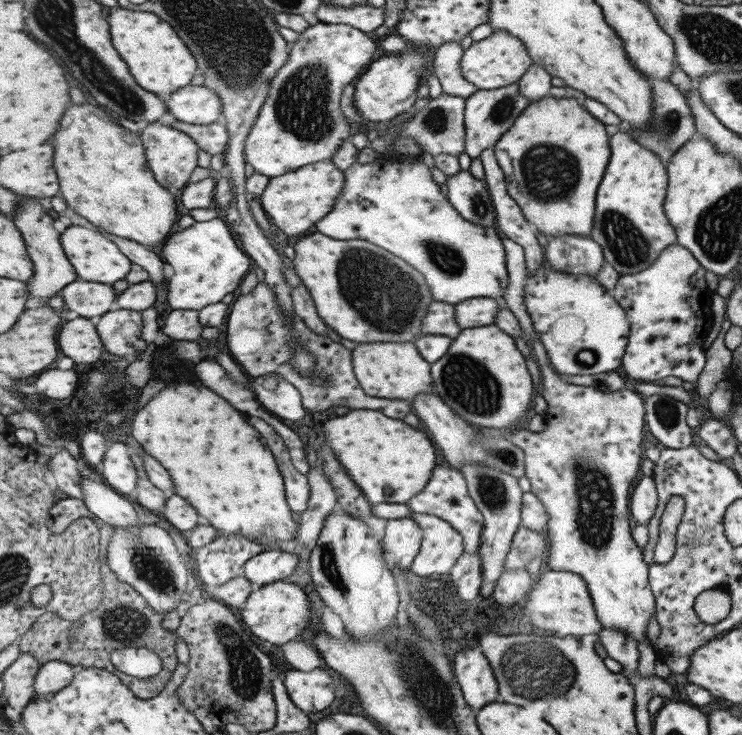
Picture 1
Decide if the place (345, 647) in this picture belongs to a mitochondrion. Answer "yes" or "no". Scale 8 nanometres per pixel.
no

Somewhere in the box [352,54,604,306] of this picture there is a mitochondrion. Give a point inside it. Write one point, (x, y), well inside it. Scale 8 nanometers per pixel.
(551, 178)

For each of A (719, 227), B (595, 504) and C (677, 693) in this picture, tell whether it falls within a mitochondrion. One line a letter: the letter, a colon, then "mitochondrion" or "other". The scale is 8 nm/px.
A: mitochondrion
B: mitochondrion
C: other

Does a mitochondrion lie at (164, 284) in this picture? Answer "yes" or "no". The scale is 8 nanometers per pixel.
no

